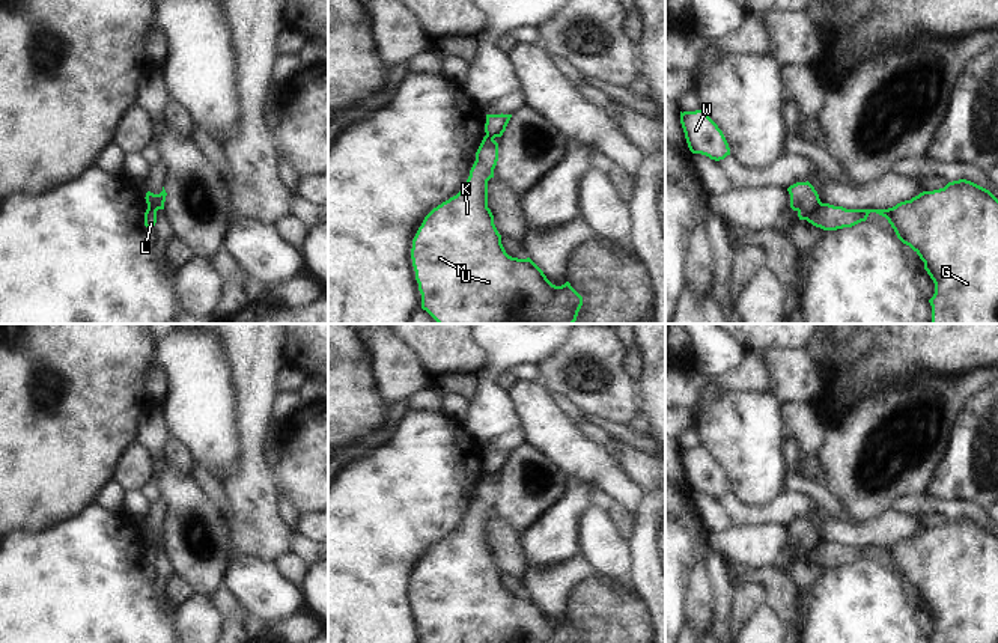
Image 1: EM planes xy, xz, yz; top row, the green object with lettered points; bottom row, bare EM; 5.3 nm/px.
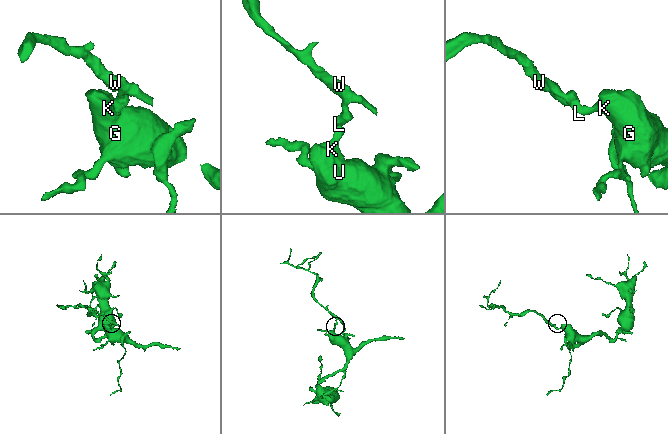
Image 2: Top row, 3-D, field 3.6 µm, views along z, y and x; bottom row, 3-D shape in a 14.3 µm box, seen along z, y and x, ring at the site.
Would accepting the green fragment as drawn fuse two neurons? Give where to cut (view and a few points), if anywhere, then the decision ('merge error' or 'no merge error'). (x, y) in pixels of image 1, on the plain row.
cut in yz along (821, 539), (806, 556); merge error

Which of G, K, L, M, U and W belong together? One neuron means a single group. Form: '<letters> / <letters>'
G K L M U / W

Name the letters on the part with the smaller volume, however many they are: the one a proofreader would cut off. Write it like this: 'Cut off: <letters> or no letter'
Cut off: W

